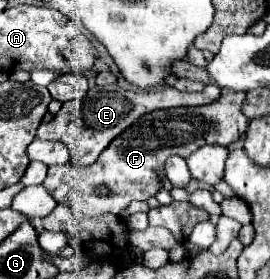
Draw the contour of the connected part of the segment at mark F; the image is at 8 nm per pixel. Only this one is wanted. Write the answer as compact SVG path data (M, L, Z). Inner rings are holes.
M222 91L220 99L216 99L210 105L202 105L202 107L176 107L176 109L168 109L168 111L154 111L144 115L142 119L138 119L130 129L126 129L122 135L118 135L104 151L102 155L86 167L78 167L76 173L70 173L70 163L58 165L58 167L48 167L48 177L44 181L46 189L52 193L52 197L58 203L68 203L72 207L74 213L78 215L98 215L98 213L114 213L118 215L120 211L124 211L130 201L138 199L138 201L146 201L148 197L152 197L158 189L160 189L160 181L156 177L158 173L164 173L164 161L170 155L180 155L180 157L188 157L194 149L202 147L202 145L230 145L234 141L238 141L248 127L248 119L242 113L242 103L246 99L246 93L230 93L230 91ZM98 187L106 187L106 195L98 193Z

